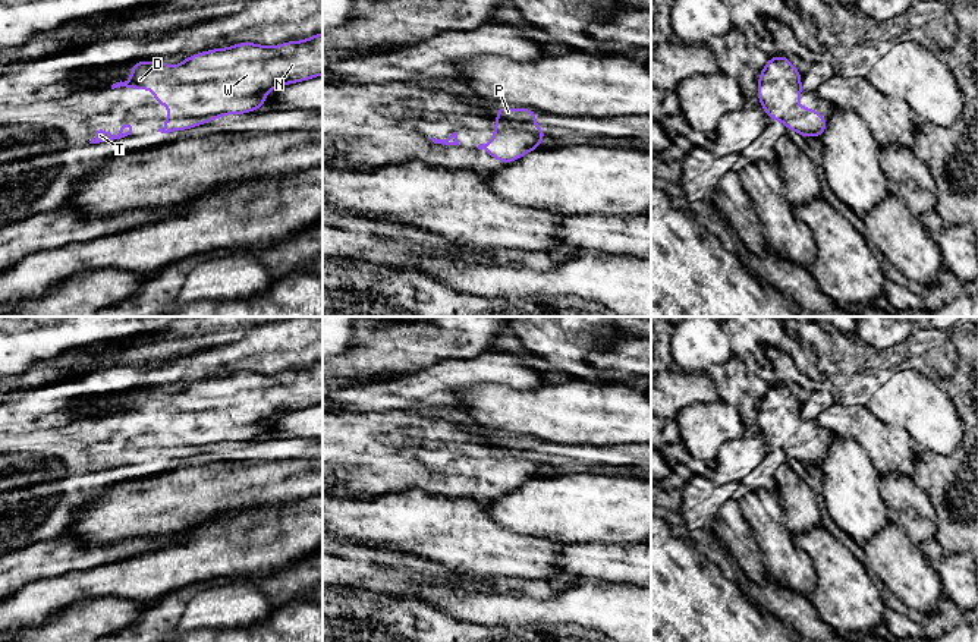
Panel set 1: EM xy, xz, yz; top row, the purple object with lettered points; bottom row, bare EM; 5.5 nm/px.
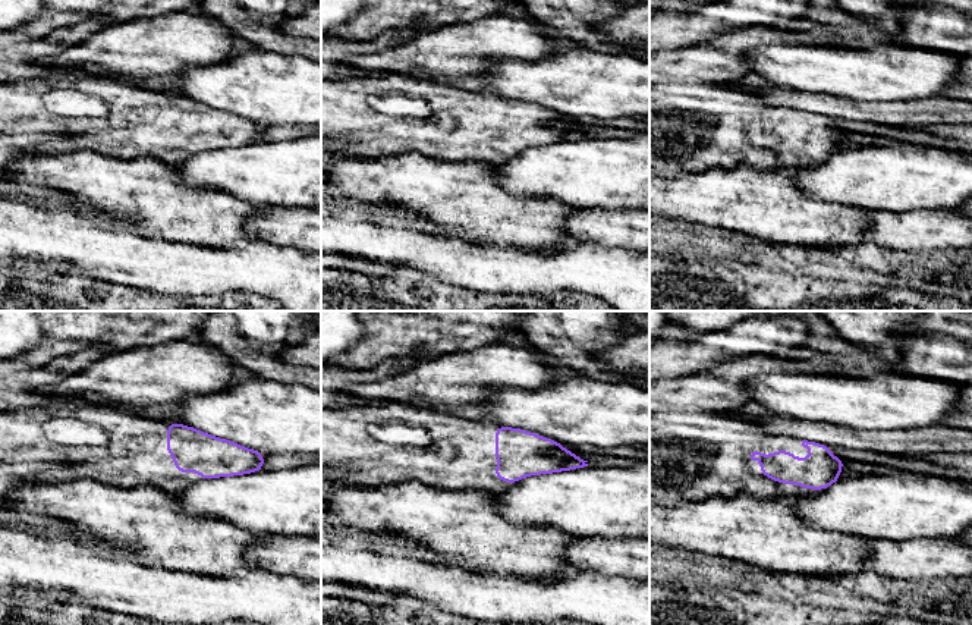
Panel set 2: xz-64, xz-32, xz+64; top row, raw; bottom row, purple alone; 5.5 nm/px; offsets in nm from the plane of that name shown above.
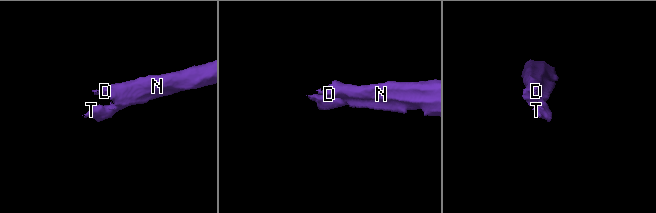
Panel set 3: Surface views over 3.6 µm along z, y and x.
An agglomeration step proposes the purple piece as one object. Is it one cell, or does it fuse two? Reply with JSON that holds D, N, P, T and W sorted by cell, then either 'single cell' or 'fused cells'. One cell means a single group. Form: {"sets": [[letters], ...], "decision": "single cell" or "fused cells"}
{"sets": [["D", "N", "P", "T", "W"]], "decision": "single cell"}

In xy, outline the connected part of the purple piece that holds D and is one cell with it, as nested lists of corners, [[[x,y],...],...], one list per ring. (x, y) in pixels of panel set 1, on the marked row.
[[[323,32],[273,47],[239,43],[227,48],[196,53],[176,66],[167,66],[161,60],[142,60],[133,63],[130,70],[130,78],[113,84],[111,89],[120,86],[152,89],[154,103],[169,106],[164,126],[157,132],[185,130],[224,114],[245,114],[262,108],[268,91],[323,75]]]

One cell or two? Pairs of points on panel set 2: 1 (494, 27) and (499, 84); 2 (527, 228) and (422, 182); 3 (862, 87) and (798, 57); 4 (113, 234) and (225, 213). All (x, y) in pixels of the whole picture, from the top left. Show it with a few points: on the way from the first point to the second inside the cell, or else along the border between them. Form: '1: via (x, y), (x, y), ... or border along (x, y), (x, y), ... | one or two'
1: border along (532, 60), (493, 59), (477, 75) | two
2: via (500, 217), (483, 212), (465, 198), (449, 192) | one
3: via (846, 72), (814, 69) | one
4: border along (109, 214), (135, 220), (145, 234), (173, 241) | two

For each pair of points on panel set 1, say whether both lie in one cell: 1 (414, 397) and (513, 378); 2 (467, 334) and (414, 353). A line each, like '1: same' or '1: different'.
1: same
2: same

